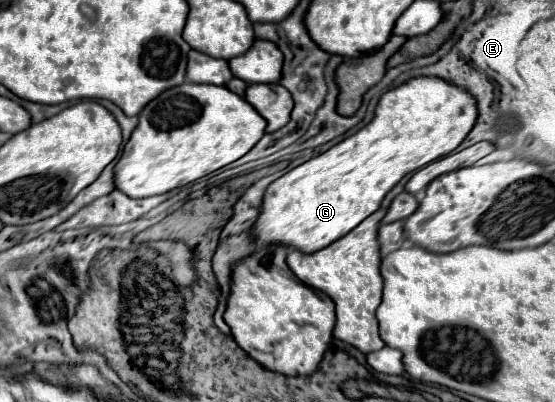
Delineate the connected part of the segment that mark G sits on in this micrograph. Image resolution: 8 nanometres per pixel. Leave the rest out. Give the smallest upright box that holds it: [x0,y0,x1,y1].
[252,77,478,253]

